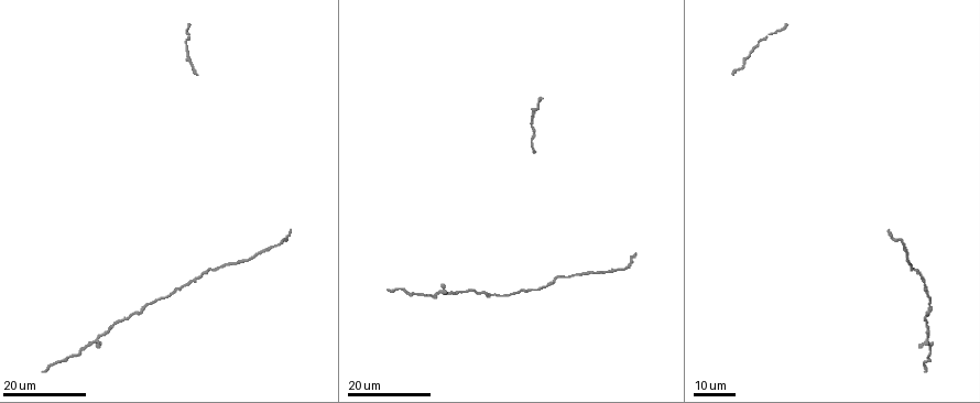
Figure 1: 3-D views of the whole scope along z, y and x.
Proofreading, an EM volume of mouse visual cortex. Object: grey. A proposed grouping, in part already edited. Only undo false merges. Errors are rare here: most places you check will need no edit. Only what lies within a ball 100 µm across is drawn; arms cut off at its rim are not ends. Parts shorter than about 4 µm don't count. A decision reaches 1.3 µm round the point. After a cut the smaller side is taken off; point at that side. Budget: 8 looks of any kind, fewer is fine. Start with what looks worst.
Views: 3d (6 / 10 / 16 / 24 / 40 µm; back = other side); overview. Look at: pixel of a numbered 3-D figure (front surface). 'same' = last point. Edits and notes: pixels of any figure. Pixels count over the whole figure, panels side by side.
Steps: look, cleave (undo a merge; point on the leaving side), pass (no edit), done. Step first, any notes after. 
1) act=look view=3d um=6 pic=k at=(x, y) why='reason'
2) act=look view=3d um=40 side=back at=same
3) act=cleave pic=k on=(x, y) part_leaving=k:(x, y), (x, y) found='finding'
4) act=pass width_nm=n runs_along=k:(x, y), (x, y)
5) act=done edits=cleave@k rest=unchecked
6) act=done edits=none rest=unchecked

act=look view=3d um=16 pic=1 at=(610, 270) why='thick turns thin'

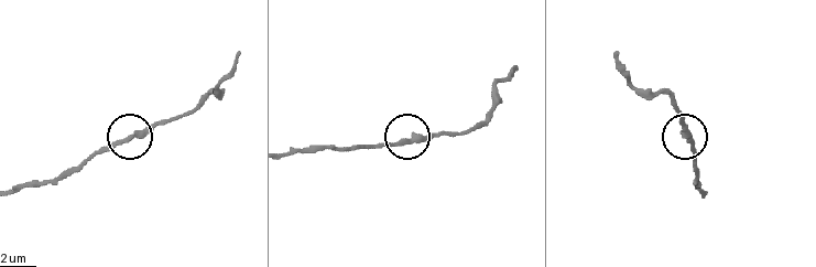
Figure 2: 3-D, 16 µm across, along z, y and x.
act=look view=3d um=6 pic=2 at=(403, 141)

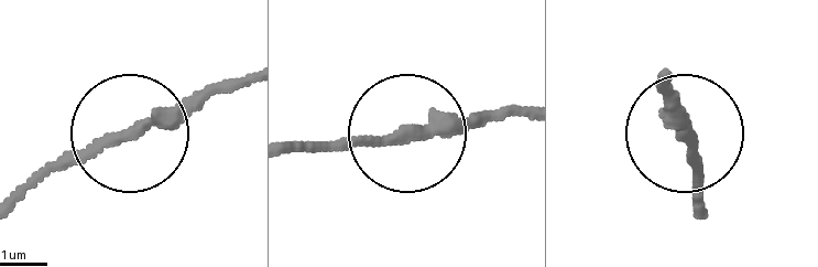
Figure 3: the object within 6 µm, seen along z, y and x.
act=pass width_nm=240 runs_along=3:(239, 78), (74, 150), (14, 201) found='all the same neuron'

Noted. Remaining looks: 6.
act=look view=3d um=16 pic=1 at=(199, 274) why='thin neck'

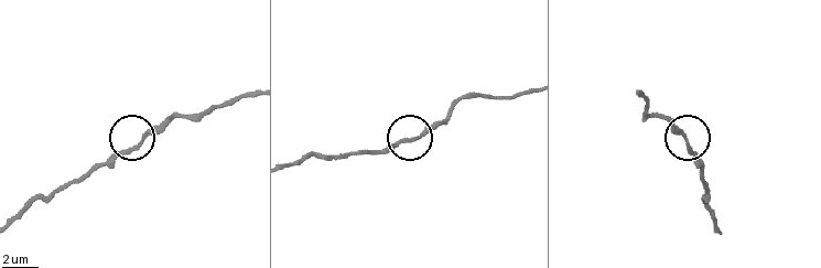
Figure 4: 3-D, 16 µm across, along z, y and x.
act=look view=3d um=10 pic=4 at=(139, 144)

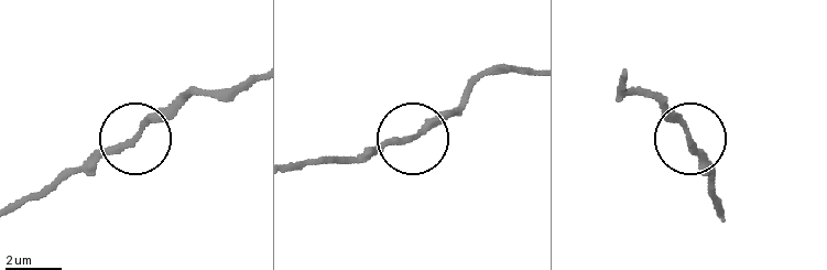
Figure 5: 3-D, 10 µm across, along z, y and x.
act=look view=3d um=6 pic=5 at=(131, 137)

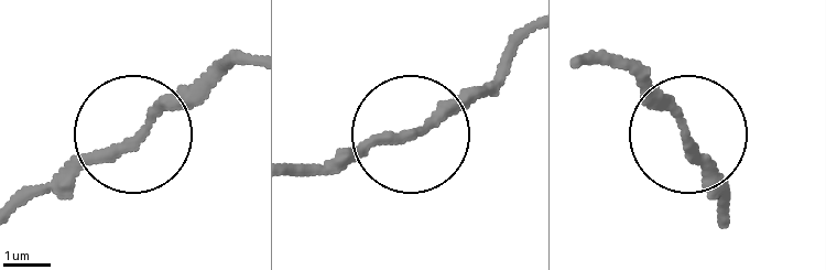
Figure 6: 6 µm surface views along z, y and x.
act=pass width_nm=210 runs_along=6:(593, 58), (629, 71), (676, 118), (724, 208) found='one neuron here'

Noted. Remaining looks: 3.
act=look view=3d um=24 pic=1 at=(582, 273) why='calibre changes'

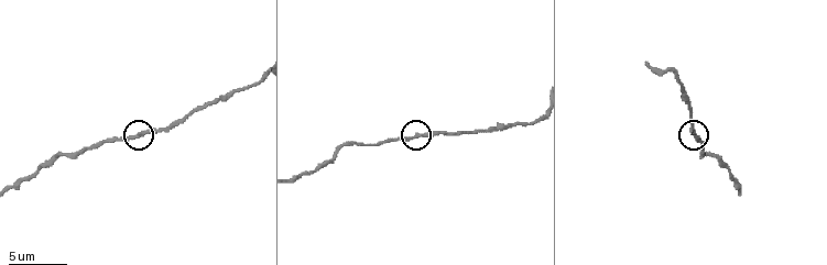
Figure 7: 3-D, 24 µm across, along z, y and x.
act=look view=3d um=6 pic=7 at=(143, 132) why='closer look'

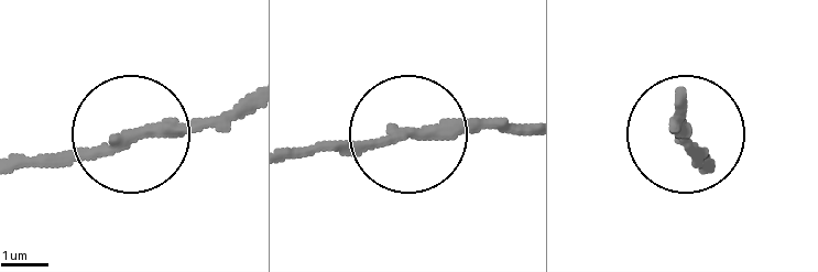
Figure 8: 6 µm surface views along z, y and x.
act=pass found='one neuron here'

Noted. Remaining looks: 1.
act=look view=3d um=6 pic=7 at=(359, 143) why='thick turns thin'

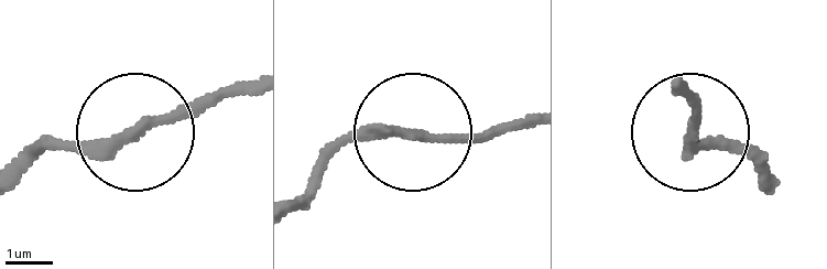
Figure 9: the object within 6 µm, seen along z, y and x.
act=pass runs_along=9:(683, 81), (699, 100), (687, 132), (730, 143) found='continuous, no second neuron'

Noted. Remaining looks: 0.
act=done edits=none rest=unchecked

